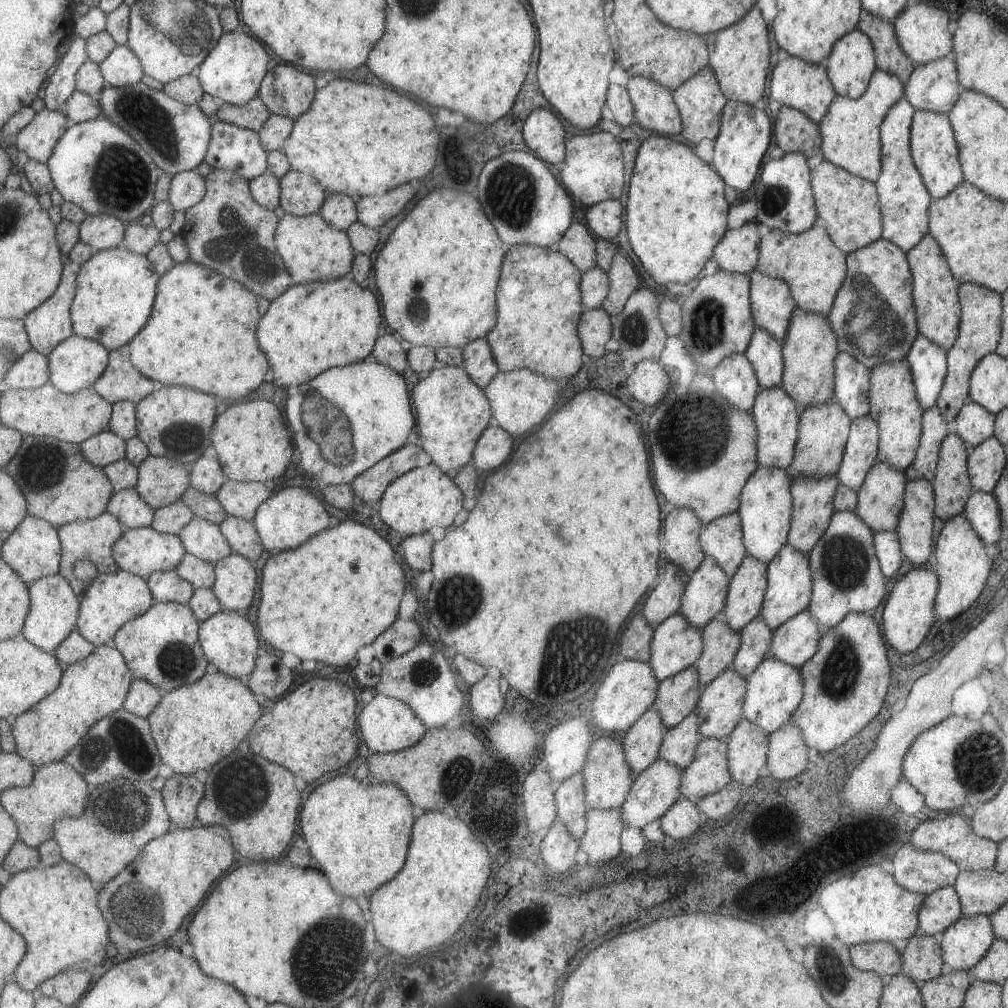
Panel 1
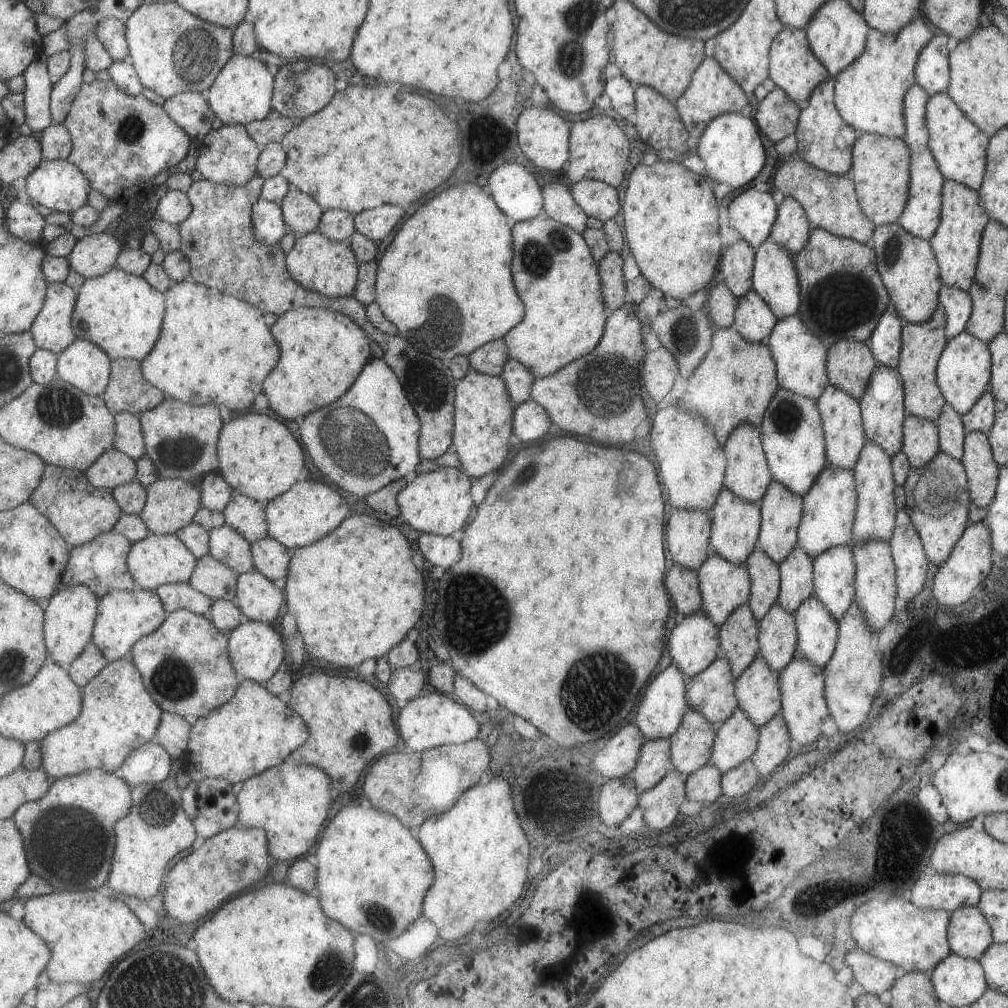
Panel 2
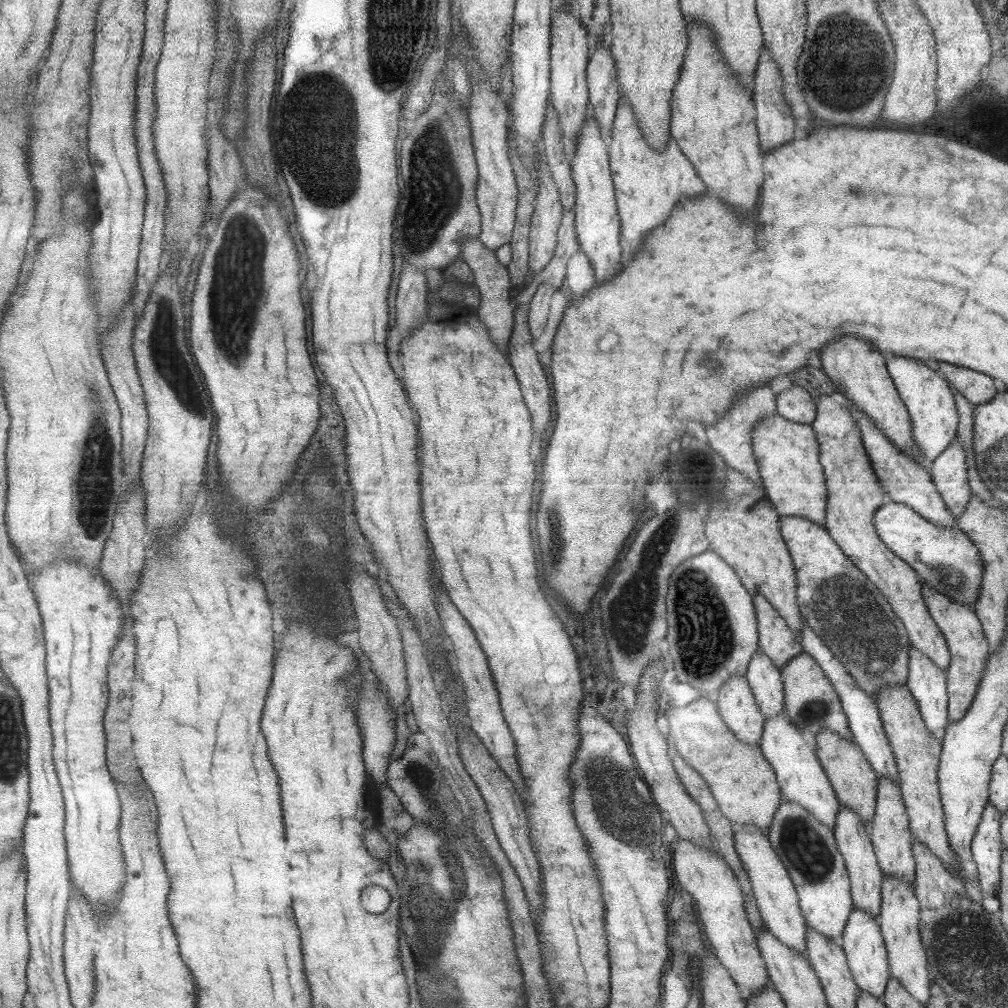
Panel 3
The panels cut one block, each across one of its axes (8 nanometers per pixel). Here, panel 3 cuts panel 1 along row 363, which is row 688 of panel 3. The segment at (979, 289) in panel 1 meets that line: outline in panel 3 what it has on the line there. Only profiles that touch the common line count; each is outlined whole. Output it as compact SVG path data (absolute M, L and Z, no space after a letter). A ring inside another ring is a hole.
M921 583L921 595L925 606L935 621L937 628L943 633L945 642L950 654L950 664L946 674L946 695L947 695L947 720L955 722L963 718L967 712L969 704L975 698L979 680L986 670L987 658L989 658L988 642L983 634L981 623L974 613L971 605L953 602L951 598L928 588L926 584Z

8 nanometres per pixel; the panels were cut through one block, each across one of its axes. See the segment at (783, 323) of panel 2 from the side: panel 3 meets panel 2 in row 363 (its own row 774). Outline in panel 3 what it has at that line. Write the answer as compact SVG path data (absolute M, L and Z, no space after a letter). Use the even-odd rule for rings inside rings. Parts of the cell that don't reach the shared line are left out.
M784 713L764 718L759 748L763 758L771 765L782 799L803 806L819 824L833 829L835 814L840 808L836 794L813 748L805 742L802 734L793 726L793 722L785 718Z

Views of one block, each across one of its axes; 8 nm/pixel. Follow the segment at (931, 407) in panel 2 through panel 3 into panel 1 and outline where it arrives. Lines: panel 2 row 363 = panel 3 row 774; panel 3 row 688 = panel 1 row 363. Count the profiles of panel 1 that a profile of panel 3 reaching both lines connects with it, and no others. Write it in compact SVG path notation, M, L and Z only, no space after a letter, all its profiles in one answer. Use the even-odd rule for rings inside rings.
M905 359L882 362L870 369L868 415L878 426L878 456L893 469L905 470L920 443L923 409L916 401L911 371Z

